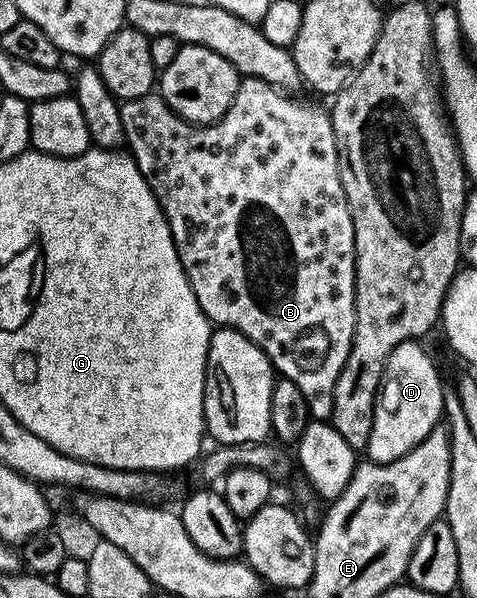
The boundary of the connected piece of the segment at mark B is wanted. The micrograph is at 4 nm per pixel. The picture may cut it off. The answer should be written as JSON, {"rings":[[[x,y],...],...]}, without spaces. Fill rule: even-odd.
{"rings":[[[241,77],[231,108],[209,125],[184,121],[178,113],[171,111],[169,104],[156,92],[120,102],[121,118],[125,145],[141,174],[151,182],[153,193],[165,212],[177,254],[183,263],[183,271],[191,283],[191,291],[195,291],[195,299],[199,299],[199,307],[203,307],[214,326],[237,329],[247,335],[247,339],[254,341],[268,355],[274,370],[281,377],[291,379],[291,383],[295,383],[295,387],[305,393],[310,418],[329,421],[333,415],[335,379],[339,379],[339,371],[343,371],[343,363],[347,363],[347,351],[351,351],[351,339],[355,331],[355,227],[341,182],[332,116],[326,110],[324,113],[293,97],[296,96],[286,95],[258,77]]]}

